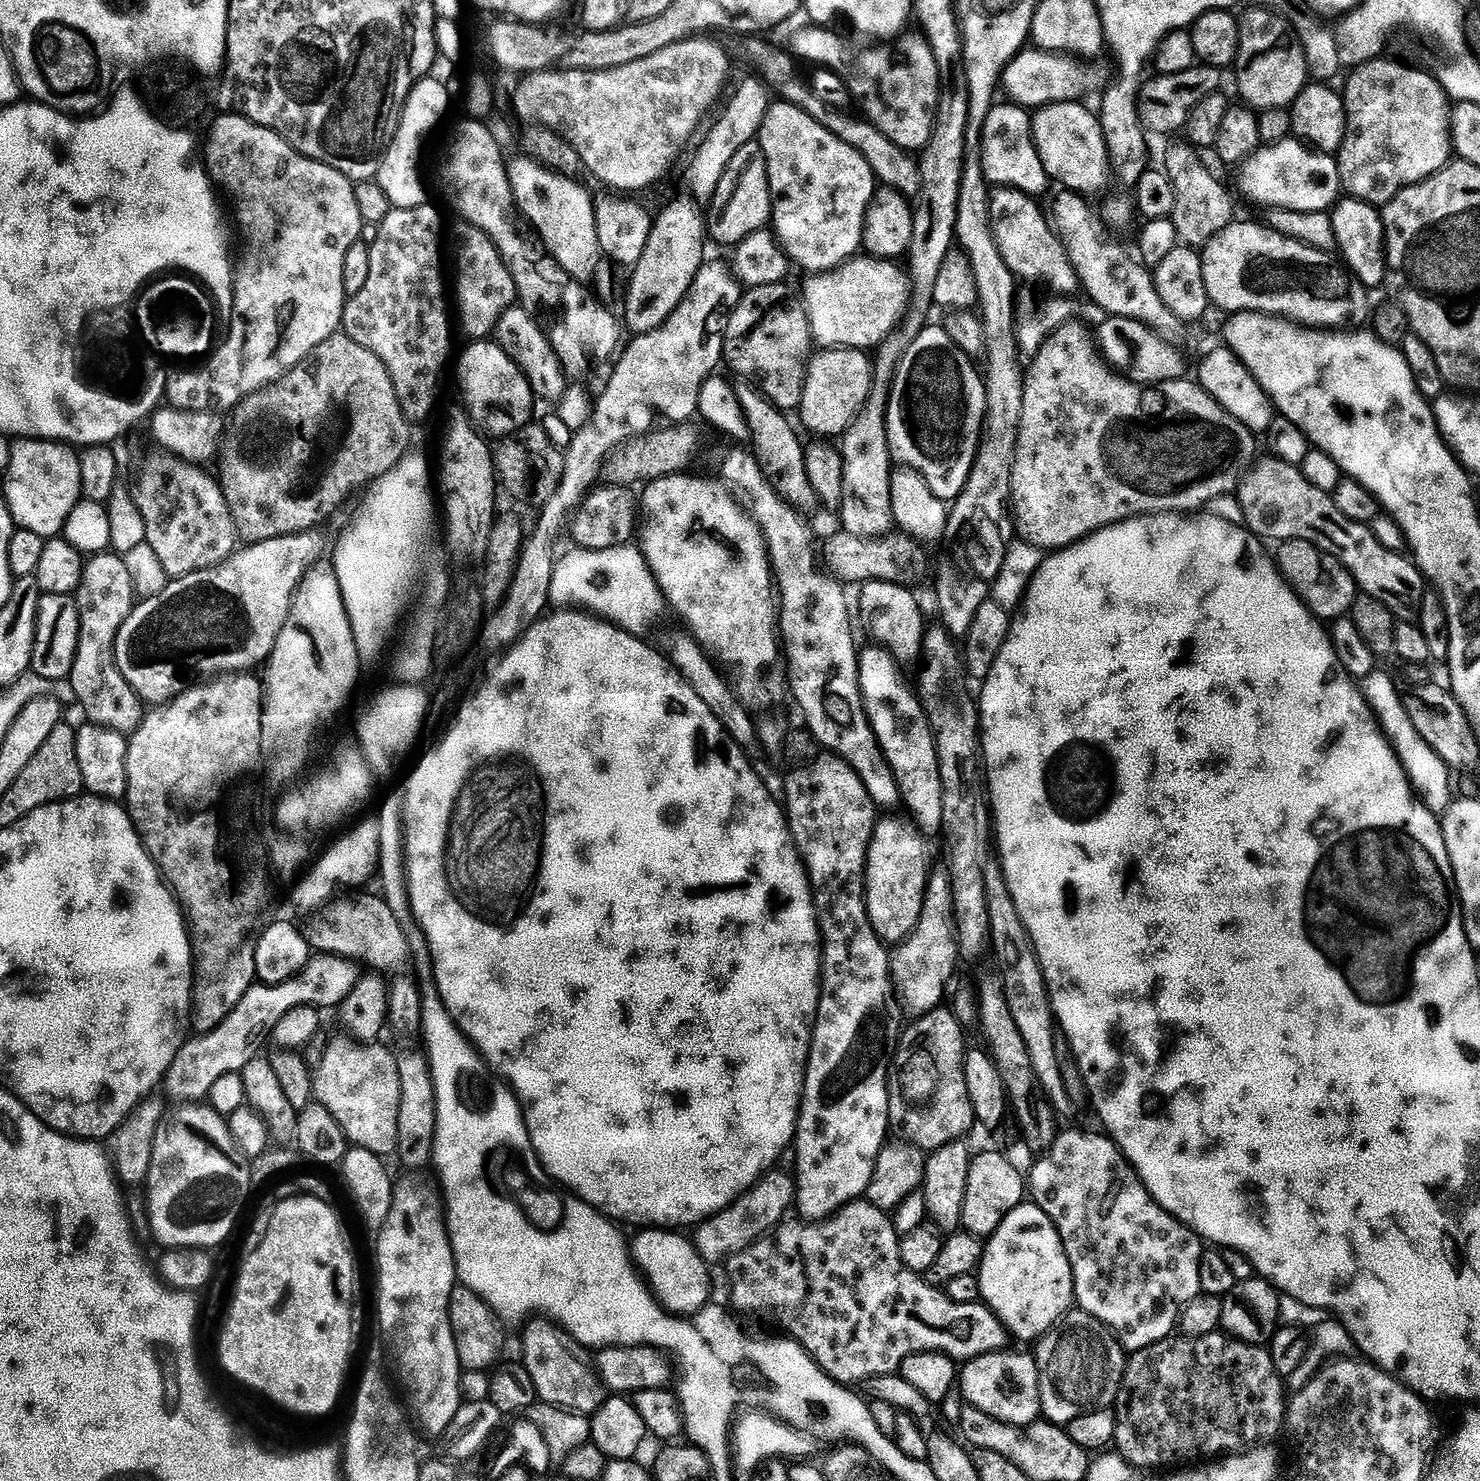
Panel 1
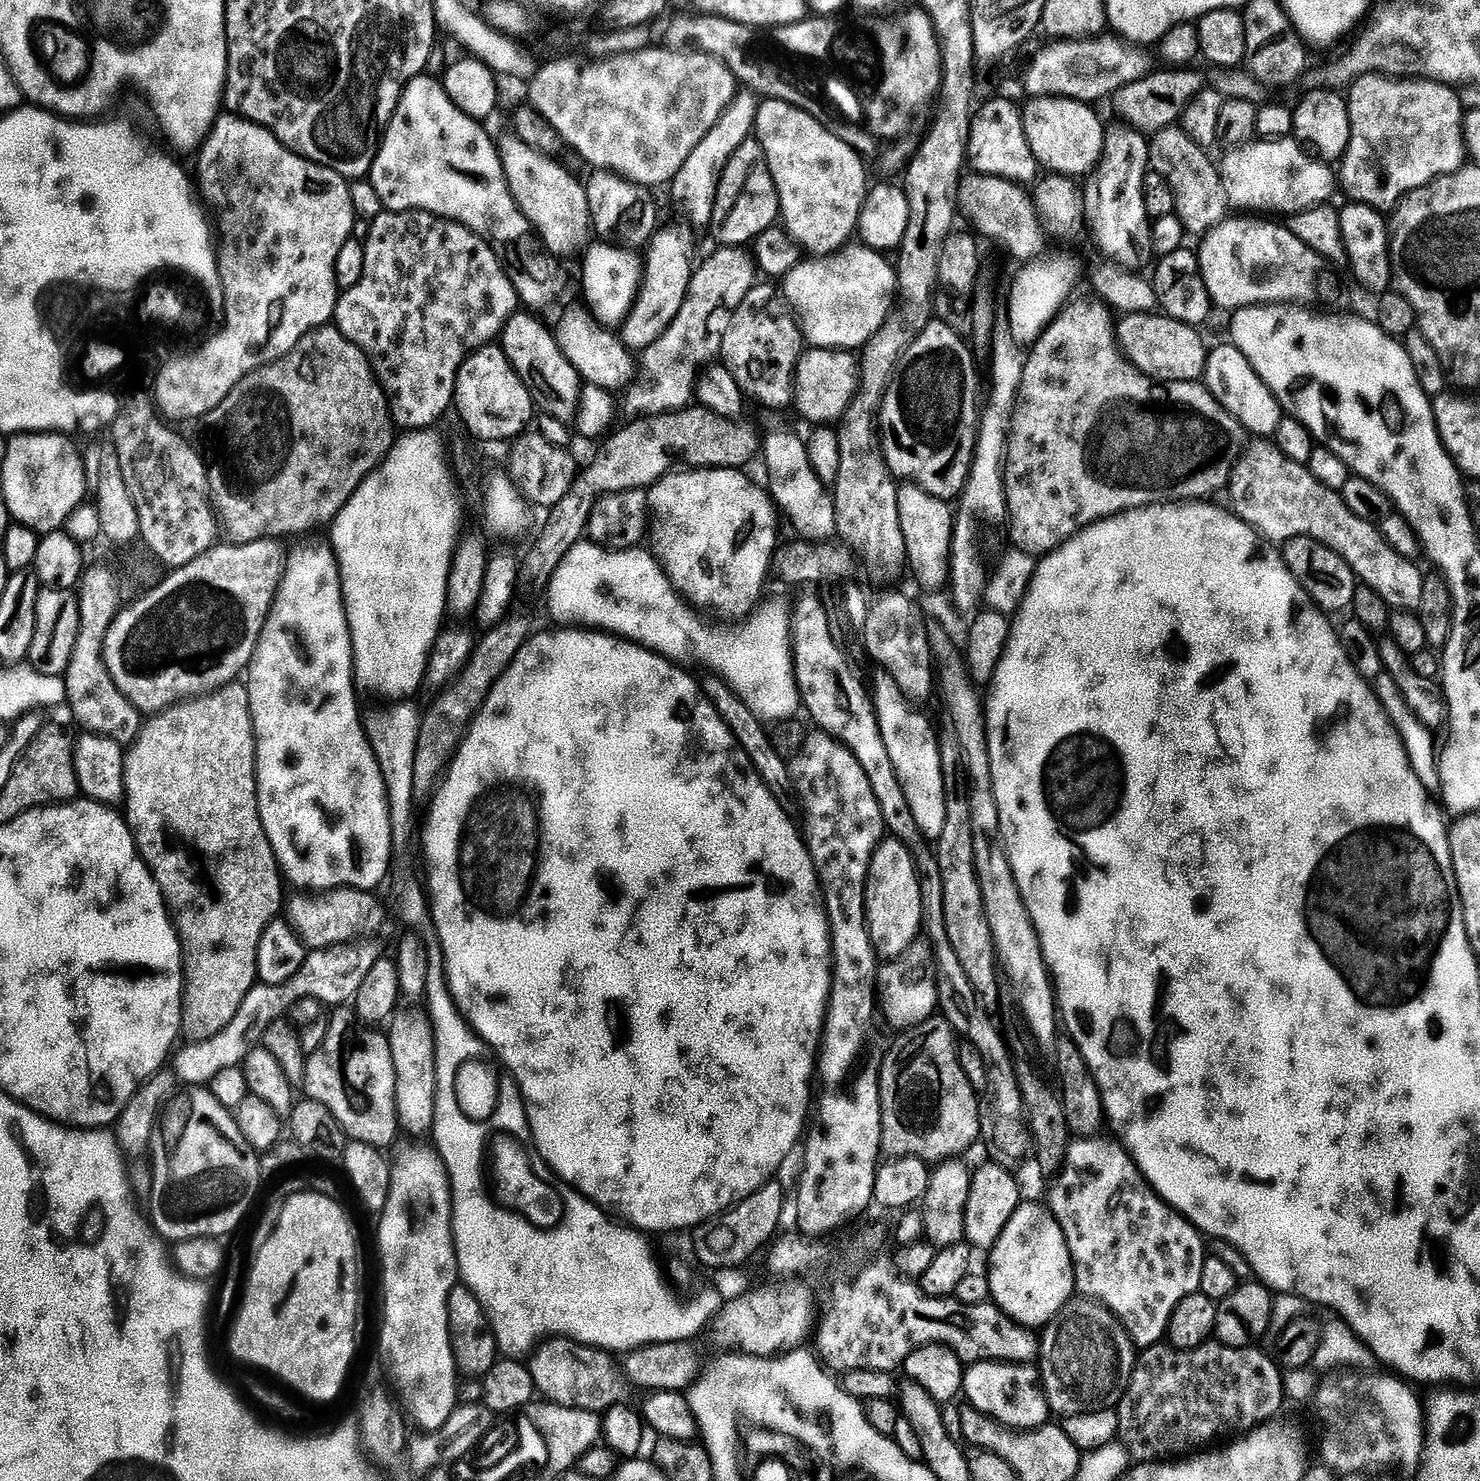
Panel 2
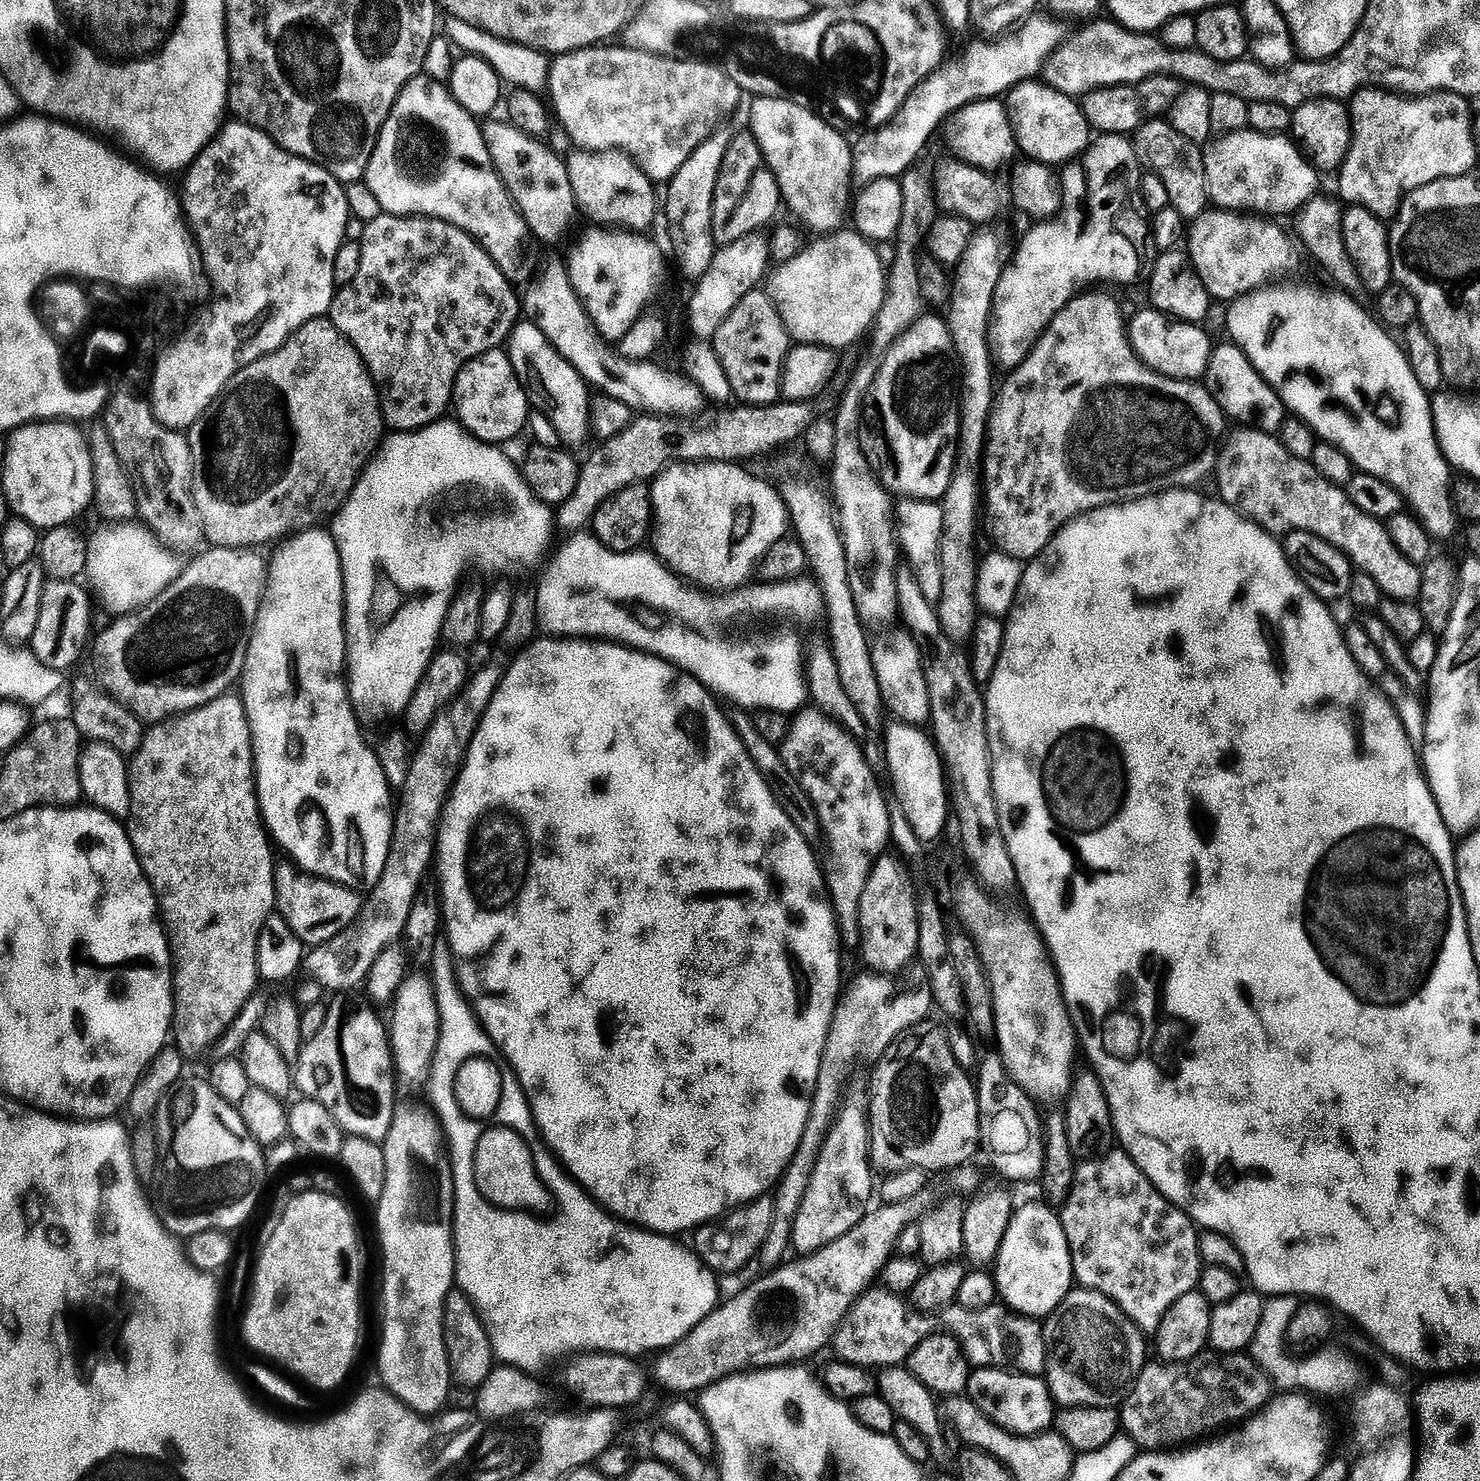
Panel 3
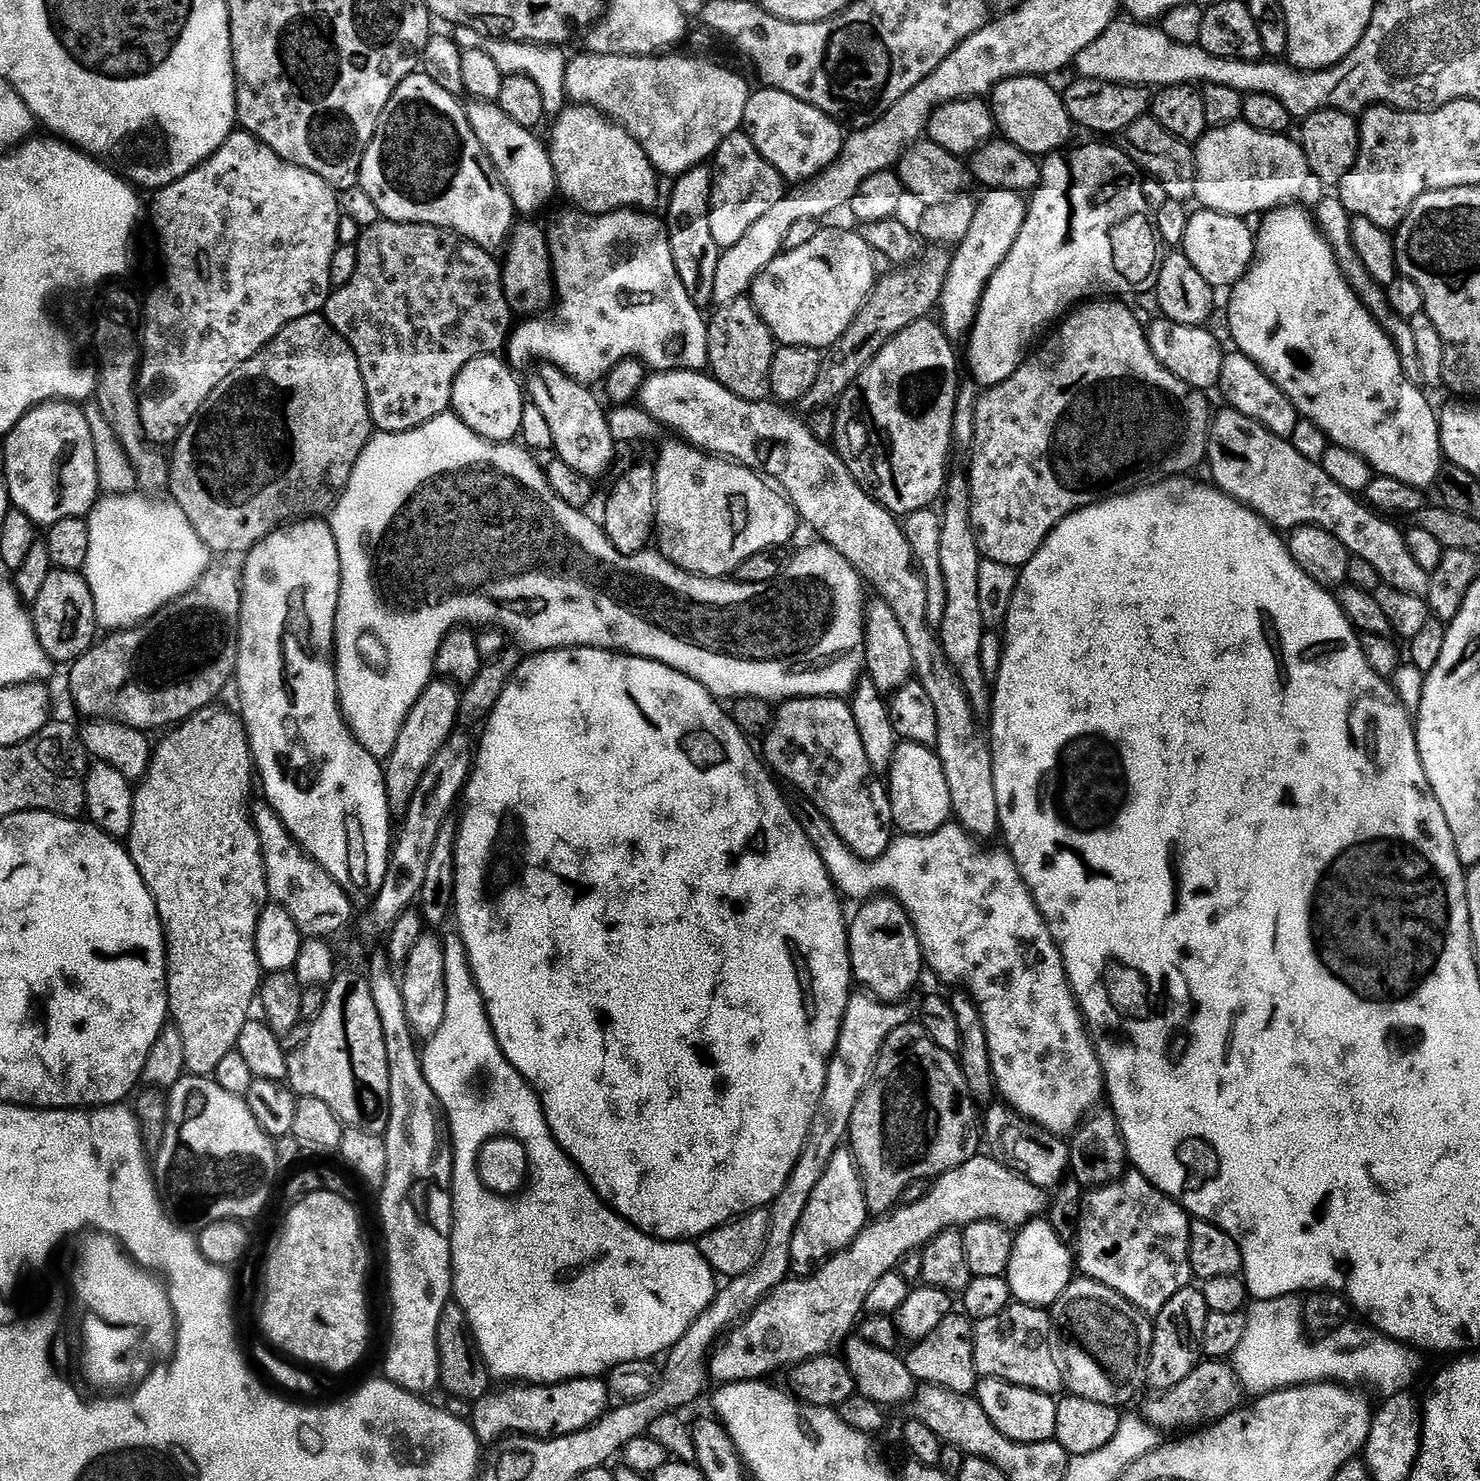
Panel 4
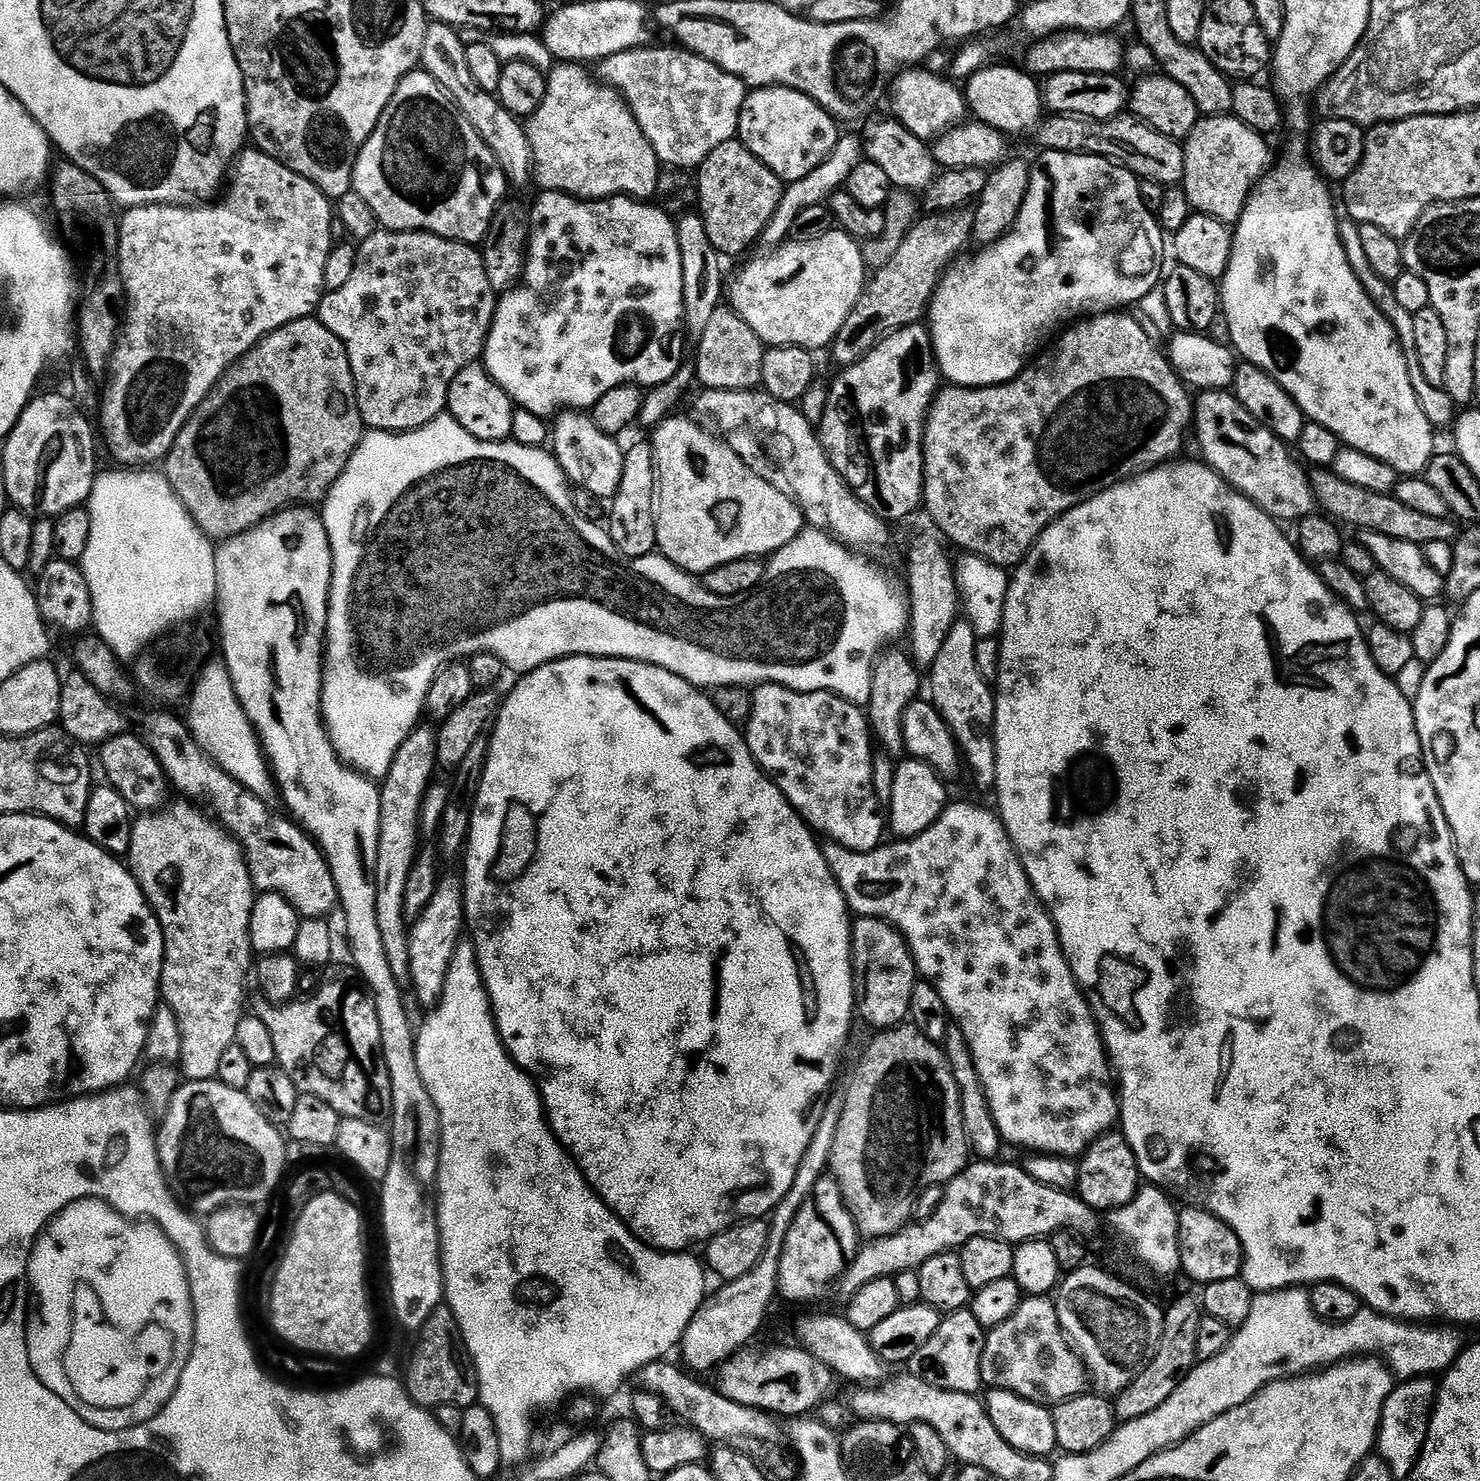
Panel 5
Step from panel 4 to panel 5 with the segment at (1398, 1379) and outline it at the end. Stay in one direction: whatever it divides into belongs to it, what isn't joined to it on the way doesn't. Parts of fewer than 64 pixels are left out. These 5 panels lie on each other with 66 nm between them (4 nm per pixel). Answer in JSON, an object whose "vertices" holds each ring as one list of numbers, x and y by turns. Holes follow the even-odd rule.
{"vertices":[[1300,1286,1279,1288,1273,1292,1253,1295,1250,1314,1243,1326,1233,1331,1232,1341,1228,1343,1226,1350,1222,1350,1222,1354,1214,1358,1197,1363,1190,1373,1192,1388,1196,1391,1197,1421,1213,1420,1215,1416,1221,1416,1231,1408,1245,1404,1265,1384,1331,1367,1346,1359,1360,1358,1365,1355,1383,1356,1393,1373,1405,1381,1441,1375,1452,1367,1464,1349,1464,1341,1462,1342,1459,1334,1461,1331,1452,1326,1431,1326,1400,1321,1393,1316,1384,1316,1369,1308,1362,1308,1357,1316,1344,1324,1330,1324,1313,1315,1311,1307,1311,1295]]}

